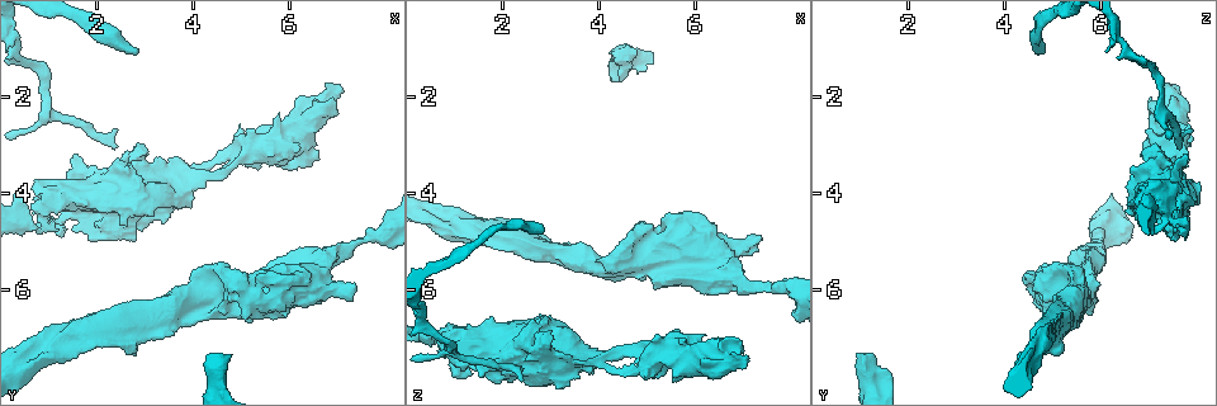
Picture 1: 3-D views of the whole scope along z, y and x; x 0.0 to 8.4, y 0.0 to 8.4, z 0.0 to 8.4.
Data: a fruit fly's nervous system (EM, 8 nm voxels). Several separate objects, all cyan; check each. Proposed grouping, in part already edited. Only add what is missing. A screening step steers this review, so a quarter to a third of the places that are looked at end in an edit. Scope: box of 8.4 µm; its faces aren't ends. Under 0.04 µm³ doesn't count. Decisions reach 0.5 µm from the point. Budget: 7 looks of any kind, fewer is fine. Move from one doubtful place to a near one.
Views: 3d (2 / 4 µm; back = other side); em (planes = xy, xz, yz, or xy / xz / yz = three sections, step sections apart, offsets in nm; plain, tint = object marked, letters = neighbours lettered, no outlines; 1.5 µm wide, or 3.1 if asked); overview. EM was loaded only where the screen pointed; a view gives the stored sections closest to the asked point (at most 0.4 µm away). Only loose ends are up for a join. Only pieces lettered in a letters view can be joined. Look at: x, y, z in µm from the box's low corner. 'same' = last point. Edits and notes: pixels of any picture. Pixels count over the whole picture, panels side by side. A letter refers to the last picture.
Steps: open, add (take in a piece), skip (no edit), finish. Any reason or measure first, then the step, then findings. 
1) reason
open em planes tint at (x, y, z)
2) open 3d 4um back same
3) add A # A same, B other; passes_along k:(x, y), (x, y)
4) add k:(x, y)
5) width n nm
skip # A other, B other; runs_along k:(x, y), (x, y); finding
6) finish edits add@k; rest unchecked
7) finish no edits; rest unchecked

thick end
open 3d 2um at (4.60, 5.45, 5.05)

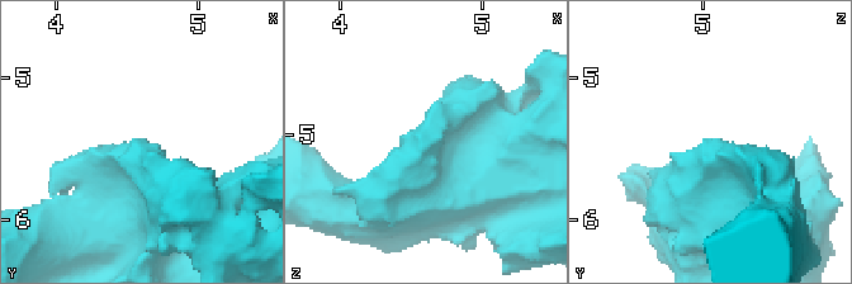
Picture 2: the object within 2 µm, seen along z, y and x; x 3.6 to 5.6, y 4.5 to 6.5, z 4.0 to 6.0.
need the tissue
open em planes letters at (4.52, 5.46, 5.02)

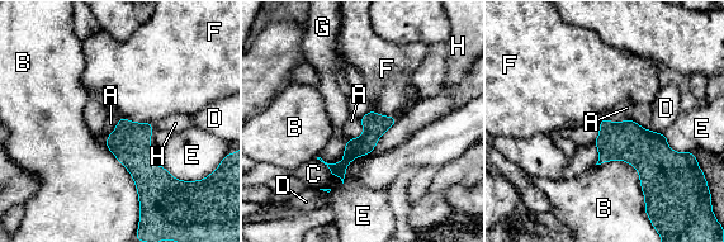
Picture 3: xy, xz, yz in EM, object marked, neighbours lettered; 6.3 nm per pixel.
skip # A other, B other, C other, D other, E other, F other, G other, H other; runs_along 3:(392, 119), (384, 122), (332, 170); none of them fits

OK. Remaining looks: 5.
thick end
open 3d 2um at (4.80, 7.30, 1.15)

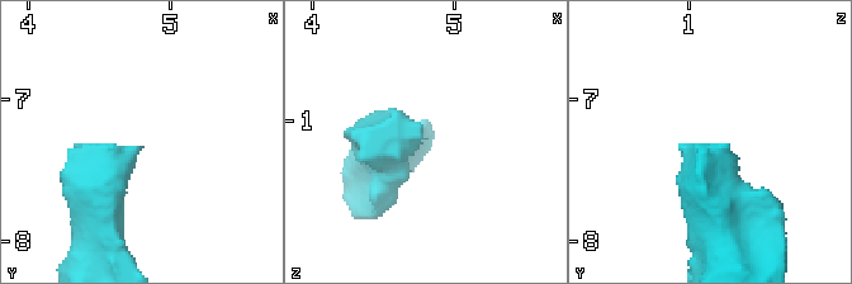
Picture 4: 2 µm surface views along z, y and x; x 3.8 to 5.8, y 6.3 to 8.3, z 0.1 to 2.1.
now the EM
open em planes tint at (4.78, 7.30, 1.14)

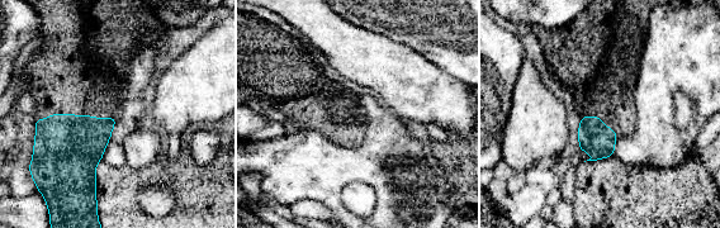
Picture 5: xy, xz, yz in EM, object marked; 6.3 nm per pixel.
open em planes letters same

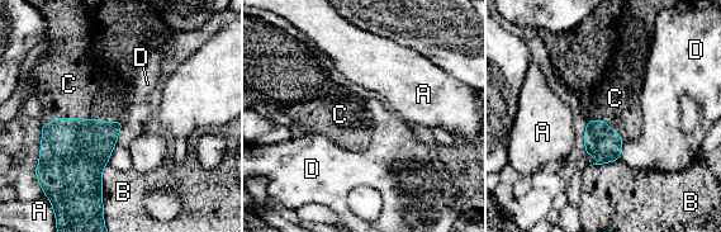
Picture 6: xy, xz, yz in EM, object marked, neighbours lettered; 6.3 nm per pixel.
add C # A other, B other, C same, D other; passes_along 6:(74, 152), (82, 119), (69, 84); the cell continues

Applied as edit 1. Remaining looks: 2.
an open end
open em planes letters at (2.45, 2.70, 7.95)

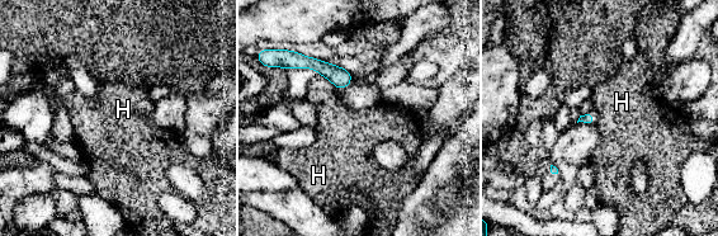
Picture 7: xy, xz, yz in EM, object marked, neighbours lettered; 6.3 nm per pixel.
longest_contact H 150 nm
skip # H other; border 7:(320, 74), (336, 89); no lettered piece goes on from it

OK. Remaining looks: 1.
finish edits add@6; rest unchecked

